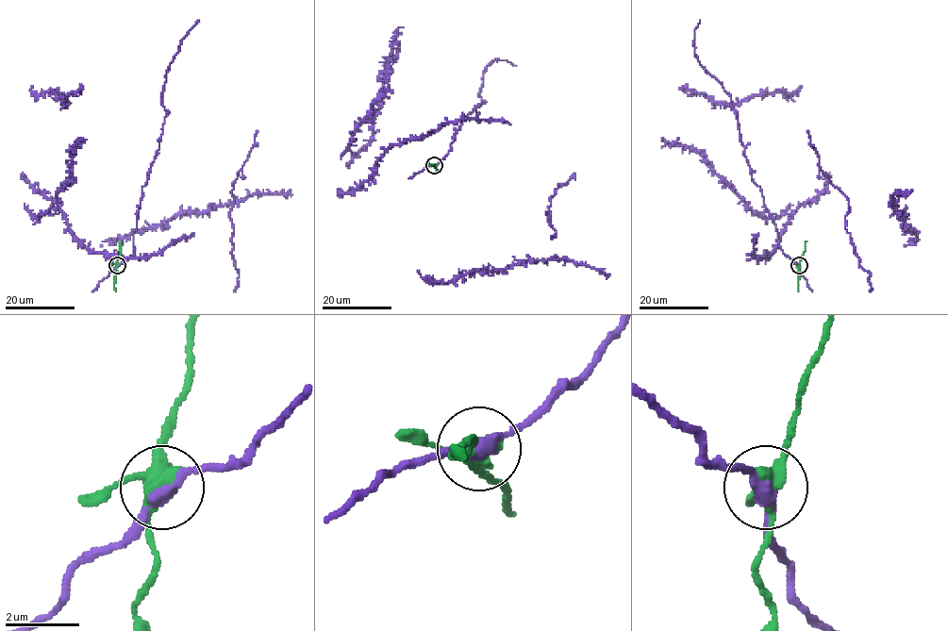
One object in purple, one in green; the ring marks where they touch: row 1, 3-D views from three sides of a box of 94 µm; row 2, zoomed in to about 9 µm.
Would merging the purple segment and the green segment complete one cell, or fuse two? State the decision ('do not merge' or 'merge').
do not merge

